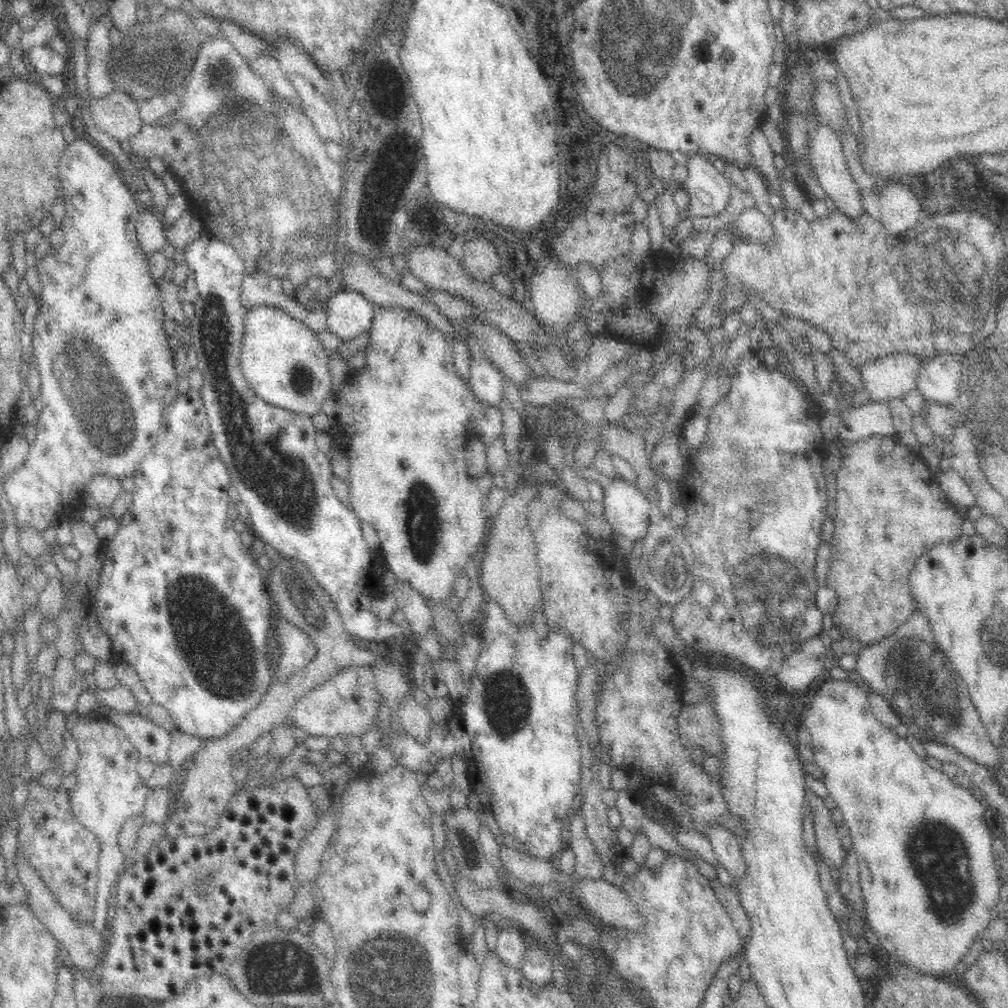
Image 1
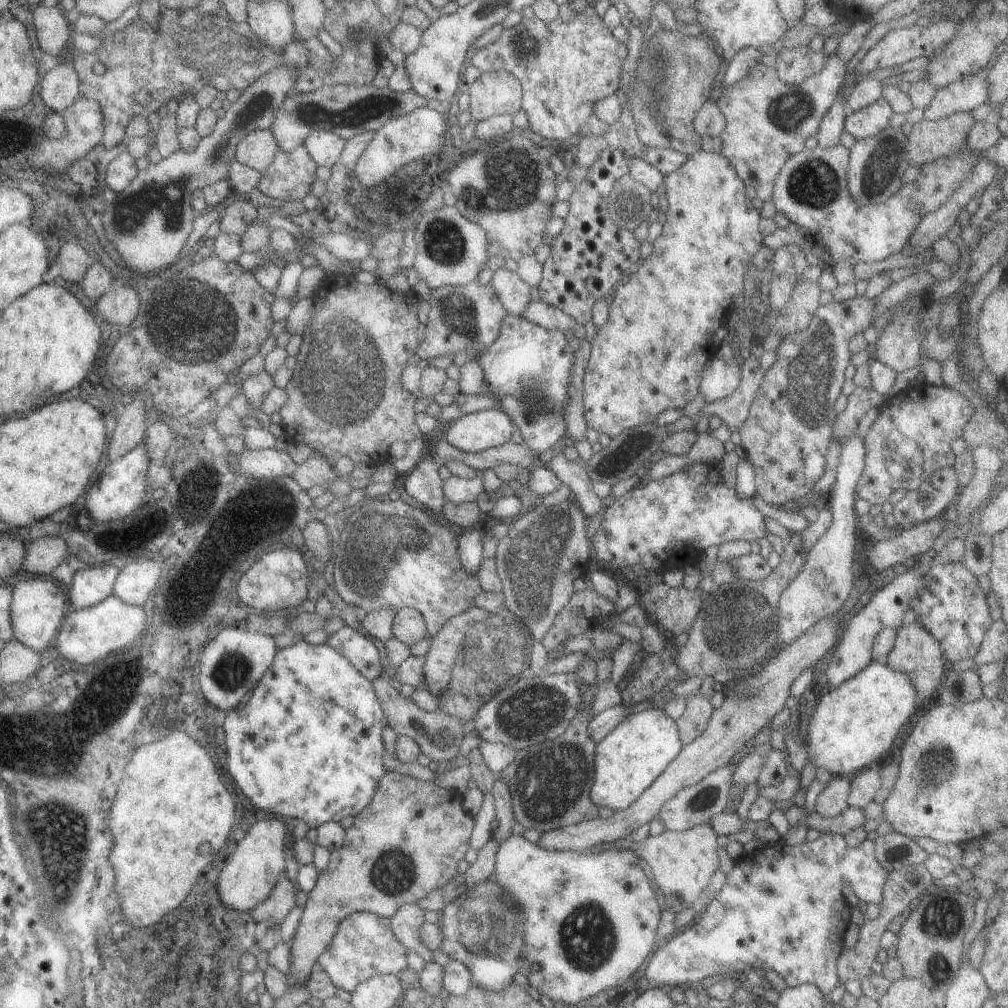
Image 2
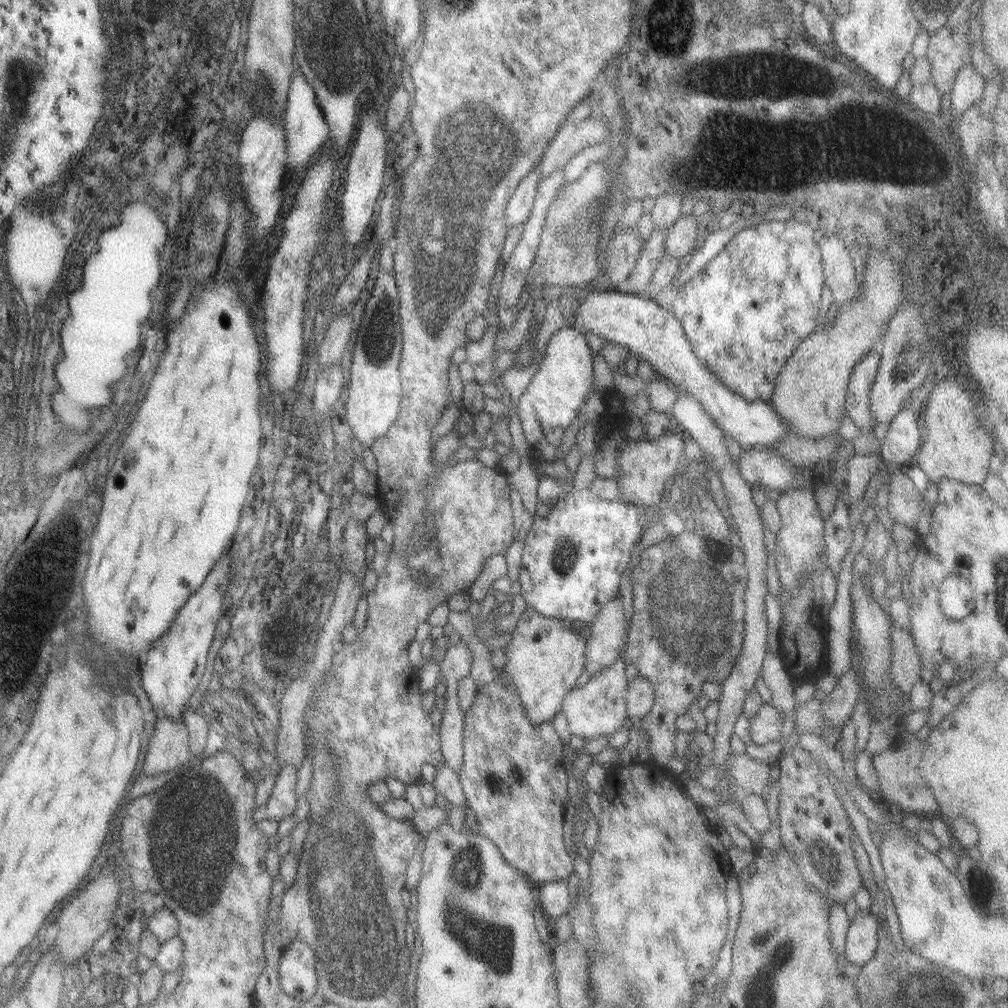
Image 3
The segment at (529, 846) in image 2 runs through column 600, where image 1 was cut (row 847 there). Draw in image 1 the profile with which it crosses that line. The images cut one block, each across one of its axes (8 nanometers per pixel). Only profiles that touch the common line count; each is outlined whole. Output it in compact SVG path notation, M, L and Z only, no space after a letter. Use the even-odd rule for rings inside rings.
M851 680L826 681L814 695L811 708L806 710L804 724L810 731L812 745L813 767L818 767L822 774L822 782L827 788L827 794L836 802L836 809L842 813L842 824L848 828L848 834L852 842L852 851L856 855L859 883L862 893L863 909L866 913L867 923L879 944L880 953L894 958L898 962L914 966L916 969L930 975L954 973L954 967L968 953L970 946L976 938L985 937L989 931L990 910L994 906L1000 906L1004 898L1004 884L1006 884L1005 869L999 867L994 861L992 853L992 838L988 832L988 826L984 822L984 808L980 806L980 800L976 800L970 790L962 788L962 784L956 786L954 779L944 775L941 770L932 770L923 758L918 757L905 738L890 727L884 726L870 709L868 690L864 684L858 685Z

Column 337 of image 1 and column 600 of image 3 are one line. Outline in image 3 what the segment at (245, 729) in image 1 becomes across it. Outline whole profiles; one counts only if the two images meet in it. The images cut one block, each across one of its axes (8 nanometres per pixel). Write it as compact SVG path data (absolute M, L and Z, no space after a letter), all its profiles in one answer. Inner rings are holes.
M619 594L601 605L587 626L588 636L584 639L584 669L589 676L599 674L620 658L626 620Z

